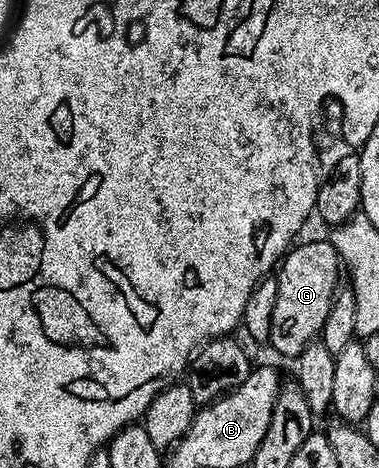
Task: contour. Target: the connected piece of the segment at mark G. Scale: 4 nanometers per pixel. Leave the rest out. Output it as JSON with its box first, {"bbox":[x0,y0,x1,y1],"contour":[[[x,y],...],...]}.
{"bbox":[268,240,343,359],"contour":[[[332,240],[305,241],[294,244],[289,252],[281,258],[279,268],[276,270],[277,294],[275,295],[275,312],[271,315],[271,331],[269,332],[268,344],[273,345],[277,353],[285,357],[296,359],[304,348],[321,336],[321,328],[327,323],[327,315],[331,315],[333,296],[337,294],[339,282],[343,277],[343,262],[335,251]]]}

